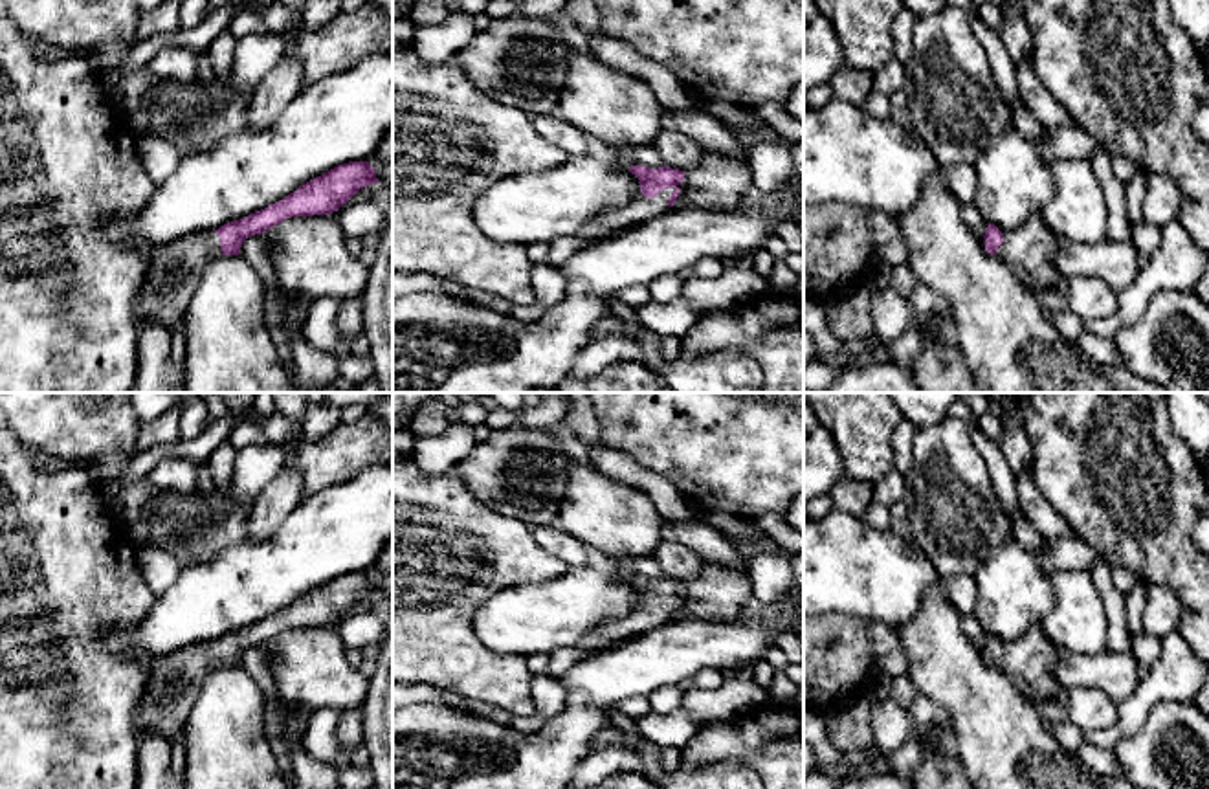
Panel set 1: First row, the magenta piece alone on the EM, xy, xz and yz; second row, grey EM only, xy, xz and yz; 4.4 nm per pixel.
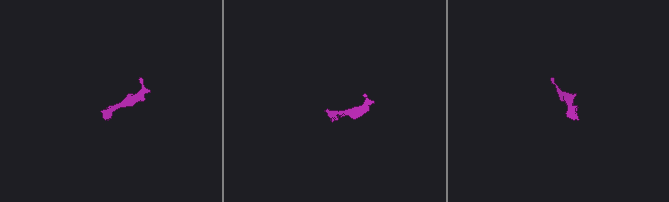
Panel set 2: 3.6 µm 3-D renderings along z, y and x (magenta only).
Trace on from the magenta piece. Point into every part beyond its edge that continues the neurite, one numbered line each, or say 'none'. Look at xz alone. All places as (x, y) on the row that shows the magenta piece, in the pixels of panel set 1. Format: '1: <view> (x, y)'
1: xz (641, 208)

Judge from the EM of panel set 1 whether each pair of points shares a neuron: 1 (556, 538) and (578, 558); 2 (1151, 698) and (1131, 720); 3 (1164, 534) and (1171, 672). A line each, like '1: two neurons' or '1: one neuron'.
1: one neuron
2: one neuron
3: two neurons

